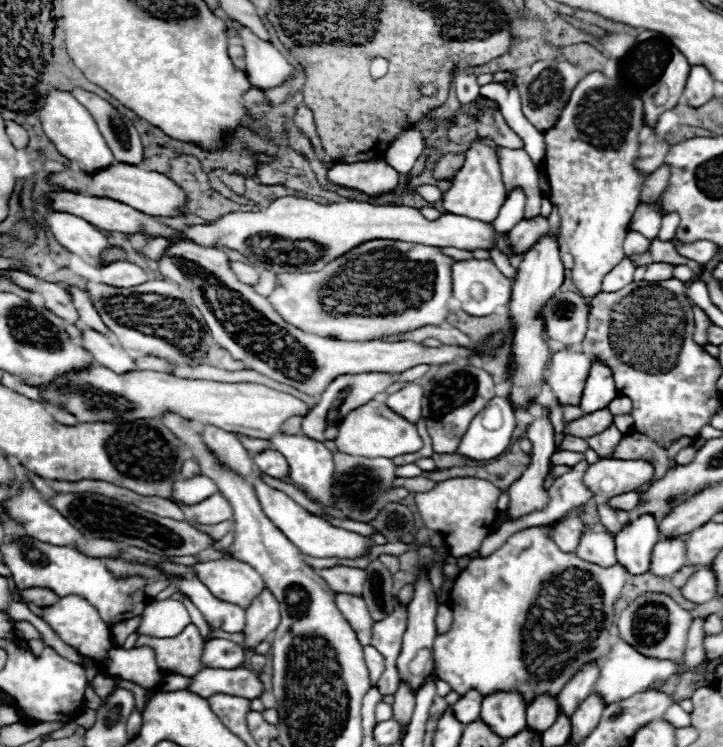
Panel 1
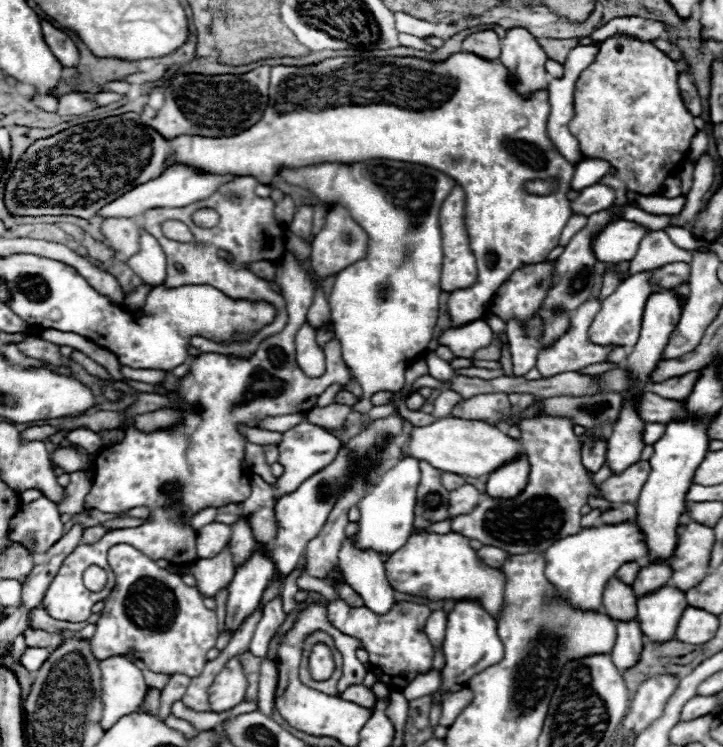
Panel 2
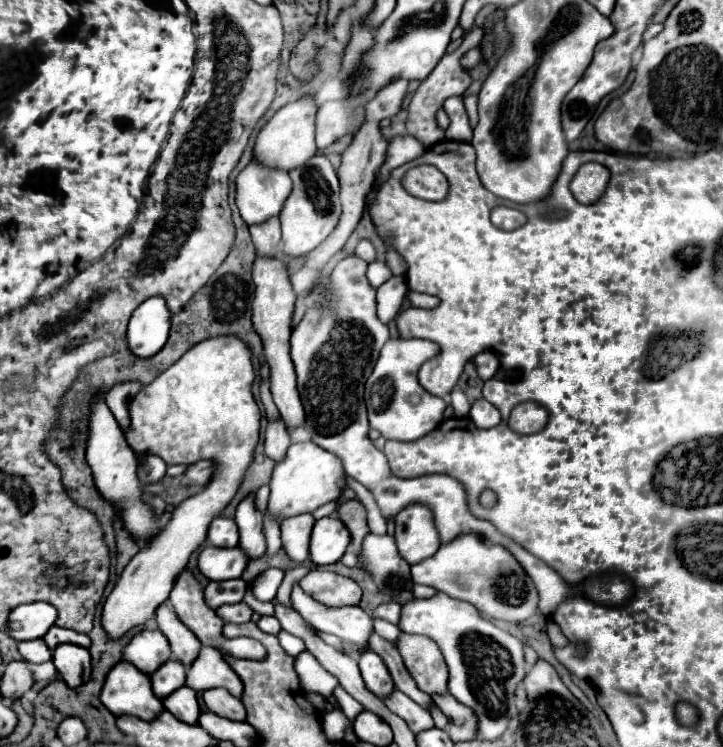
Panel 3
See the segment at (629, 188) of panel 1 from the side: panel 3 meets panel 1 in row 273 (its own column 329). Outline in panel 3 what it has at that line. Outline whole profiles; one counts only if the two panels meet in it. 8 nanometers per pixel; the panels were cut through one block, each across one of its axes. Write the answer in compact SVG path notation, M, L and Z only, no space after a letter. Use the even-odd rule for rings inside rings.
M312 570L300 580L300 586L308 596L330 608L358 606L362 598L360 586L354 580L336 572Z

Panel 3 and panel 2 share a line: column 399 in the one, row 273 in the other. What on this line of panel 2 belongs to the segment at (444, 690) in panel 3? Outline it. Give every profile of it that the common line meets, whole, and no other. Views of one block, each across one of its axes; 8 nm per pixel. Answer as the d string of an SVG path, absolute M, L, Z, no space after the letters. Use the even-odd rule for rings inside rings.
M640 272L634 274L630 278L626 278L612 296L604 298L600 304L600 312L594 316L590 328L588 328L588 340L592 340L592 344L600 344L600 346L626 346L632 348L640 336L640 326L642 326L642 312L644 312L644 304L648 300L648 296L656 290L654 286L648 284L648 276L650 272Z

